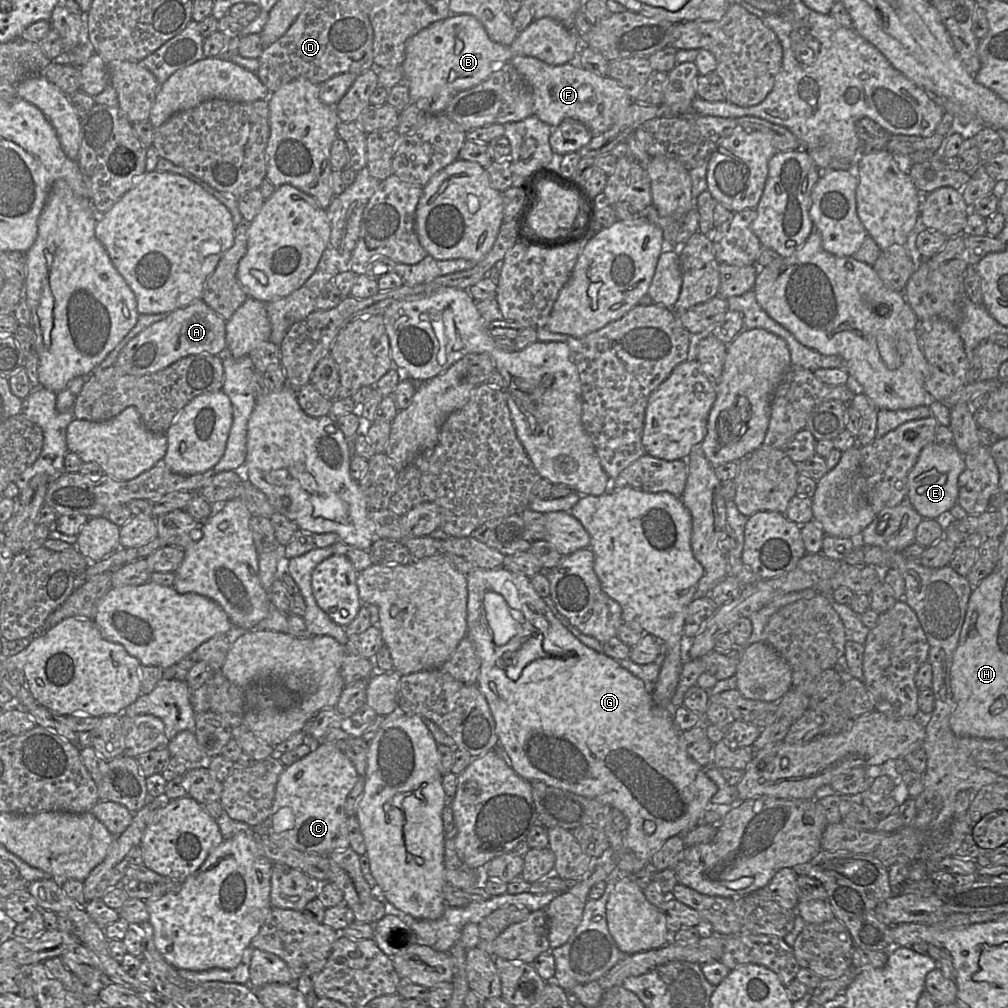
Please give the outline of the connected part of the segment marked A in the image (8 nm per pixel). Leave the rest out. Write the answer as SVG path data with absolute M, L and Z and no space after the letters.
M199 299L186 307L170 312L164 319L153 323L137 334L121 350L114 365L126 374L142 376L163 370L184 357L202 353L218 355L226 348L226 321L210 308L203 299Z

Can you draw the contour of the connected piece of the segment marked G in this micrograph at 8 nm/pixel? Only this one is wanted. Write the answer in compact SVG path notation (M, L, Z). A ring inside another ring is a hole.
M504 567L497 569L478 569L470 572L467 576L467 637L473 643L476 654L480 659L480 672L478 676L478 686L484 694L493 719L495 721L495 730L498 736L498 744L506 751L510 765L513 770L524 780L528 782L540 781L548 786L559 788L574 794L595 800L602 804L606 804L612 808L620 810L628 819L628 827L623 832L623 839L626 847L628 847L638 859L642 861L651 861L652 855L672 836L682 835L702 823L702 818L707 811L707 806L711 798L717 792L718 788L704 772L701 767L687 753L685 742L682 738L682 732L675 723L675 715L667 708L657 705L652 694L645 689L644 682L631 674L629 671L621 667L618 662L604 653L598 653L581 643L566 627L564 627L553 613L547 607L543 599L535 591L531 584L530 578L523 574L512 572ZM492 591L500 594L506 600L511 615L515 620L519 620L519 616L525 621L529 621L543 635L543 649L551 655L532 662L525 667L516 681L511 680L506 675L506 657L510 656L509 644L512 639L503 646L497 646L493 640L493 634L486 625L485 610L483 599L486 592ZM652 821L655 824L655 830L651 834L644 832L644 822Z

